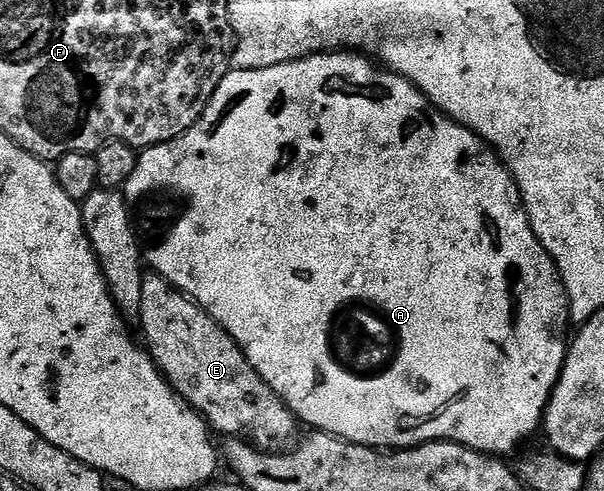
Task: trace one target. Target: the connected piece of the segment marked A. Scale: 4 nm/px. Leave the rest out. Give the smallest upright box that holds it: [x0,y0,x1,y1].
[123,49,571,457]

